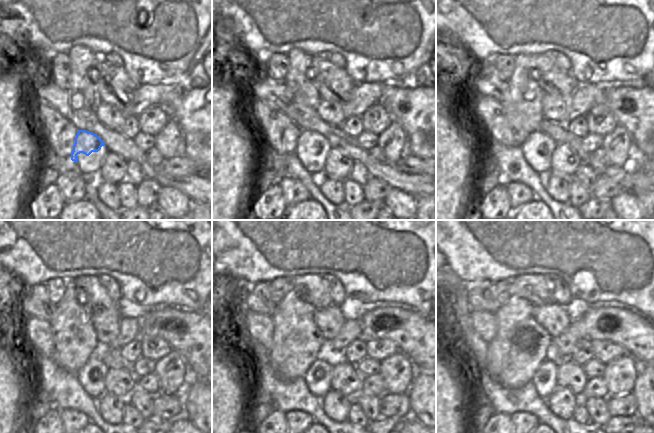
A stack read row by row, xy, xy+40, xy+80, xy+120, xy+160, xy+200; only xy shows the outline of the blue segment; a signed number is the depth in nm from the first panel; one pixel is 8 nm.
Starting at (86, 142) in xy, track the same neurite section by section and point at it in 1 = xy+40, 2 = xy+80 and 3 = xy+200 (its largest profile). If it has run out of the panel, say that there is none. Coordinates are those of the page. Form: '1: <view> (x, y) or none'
1: xy+40 (307, 139)
2: xy+80 (538, 138)
3: xy+200 (547, 370)

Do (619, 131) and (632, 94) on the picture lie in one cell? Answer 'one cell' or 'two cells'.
two cells

